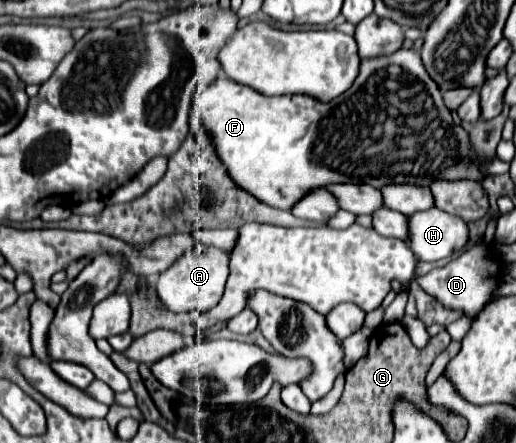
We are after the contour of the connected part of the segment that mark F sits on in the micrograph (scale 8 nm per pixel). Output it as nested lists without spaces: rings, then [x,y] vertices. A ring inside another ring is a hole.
[[[400,49],[390,57],[362,59],[362,69],[354,85],[330,103],[320,103],[312,97],[262,97],[262,93],[238,85],[220,73],[206,91],[194,95],[190,127],[204,127],[214,137],[216,151],[236,185],[254,193],[266,205],[286,211],[310,191],[334,183],[366,183],[382,189],[390,183],[428,187],[436,179],[472,179],[478,183],[484,179],[472,161],[474,143],[470,133],[454,121],[438,85],[434,85],[414,49]],[[372,143],[378,147],[372,149]]]

